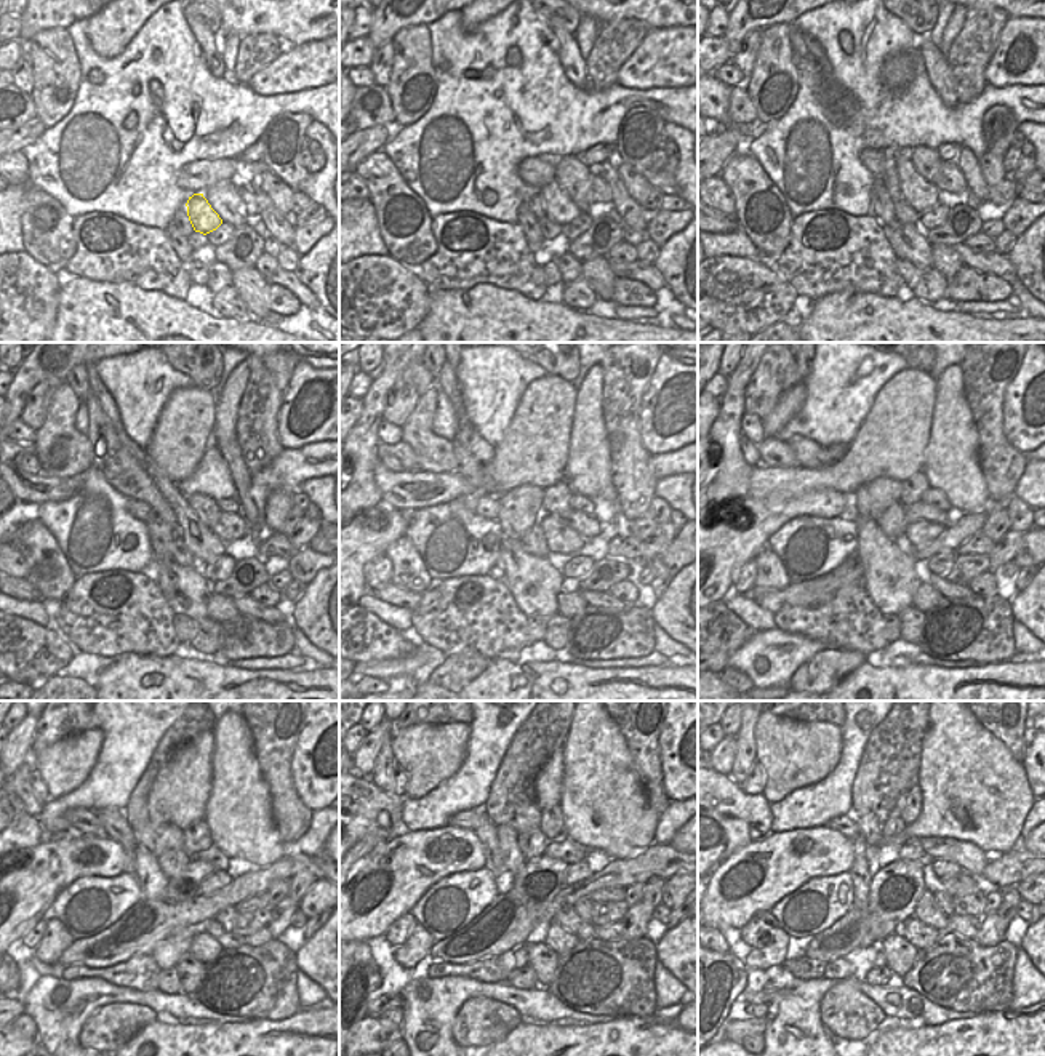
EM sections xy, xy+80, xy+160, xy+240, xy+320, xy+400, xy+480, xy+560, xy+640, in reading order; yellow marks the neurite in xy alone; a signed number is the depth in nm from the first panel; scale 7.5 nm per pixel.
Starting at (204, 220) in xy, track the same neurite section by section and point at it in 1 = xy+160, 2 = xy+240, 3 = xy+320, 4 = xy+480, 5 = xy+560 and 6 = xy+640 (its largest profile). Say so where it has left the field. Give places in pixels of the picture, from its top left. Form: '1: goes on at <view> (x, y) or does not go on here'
1: goes on at xy+160 (920, 194)
2: goes on at xy+240 (200, 541)
3: goes on at xy+320 (560, 540)
4: goes on at xy+480 (220, 879)
5: goes on at xy+560 (578, 872)
6: goes on at xy+640 (943, 869)

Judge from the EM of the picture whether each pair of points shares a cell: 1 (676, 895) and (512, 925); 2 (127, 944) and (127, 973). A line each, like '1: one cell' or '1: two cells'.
1: two cells
2: two cells

